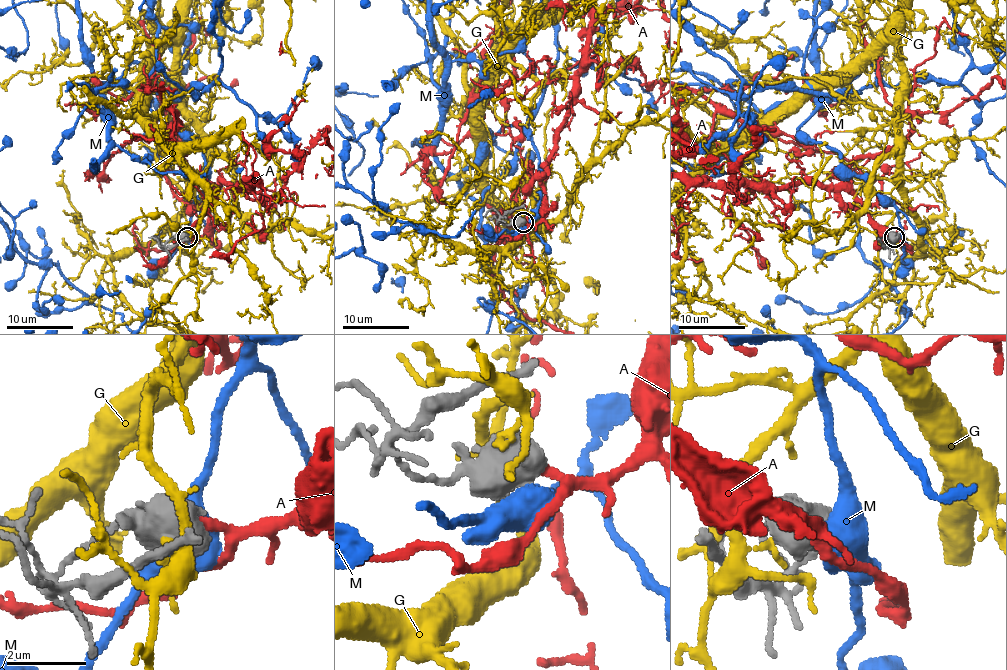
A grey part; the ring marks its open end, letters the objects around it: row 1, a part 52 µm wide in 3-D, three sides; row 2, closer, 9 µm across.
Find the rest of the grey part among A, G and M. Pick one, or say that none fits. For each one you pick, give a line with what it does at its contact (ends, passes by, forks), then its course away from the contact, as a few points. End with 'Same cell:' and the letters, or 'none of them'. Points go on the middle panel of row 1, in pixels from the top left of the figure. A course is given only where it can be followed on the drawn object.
A: it ends
Same cell: A

